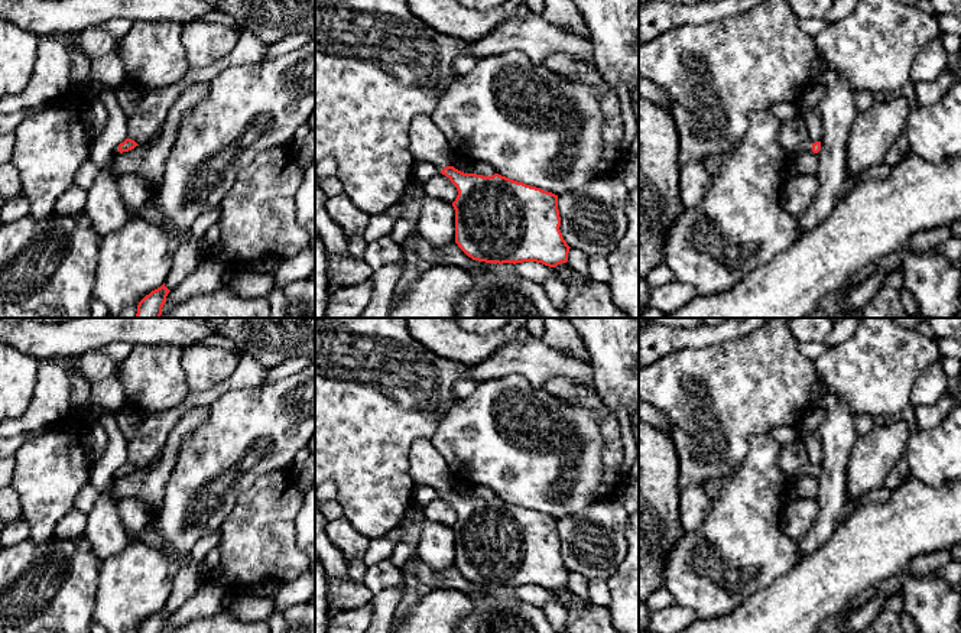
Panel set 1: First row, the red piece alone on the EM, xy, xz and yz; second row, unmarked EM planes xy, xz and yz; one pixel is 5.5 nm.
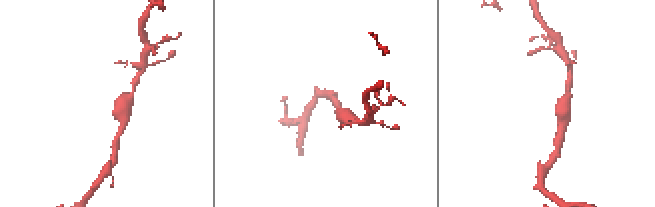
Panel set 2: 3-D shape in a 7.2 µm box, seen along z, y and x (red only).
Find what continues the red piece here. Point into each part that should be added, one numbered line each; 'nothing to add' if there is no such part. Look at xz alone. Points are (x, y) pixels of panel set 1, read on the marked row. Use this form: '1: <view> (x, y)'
1: xz (427, 142)

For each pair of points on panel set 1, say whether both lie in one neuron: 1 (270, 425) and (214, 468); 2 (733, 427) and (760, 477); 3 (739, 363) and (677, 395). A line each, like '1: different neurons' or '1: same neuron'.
1: same neuron
2: different neurons
3: same neuron

